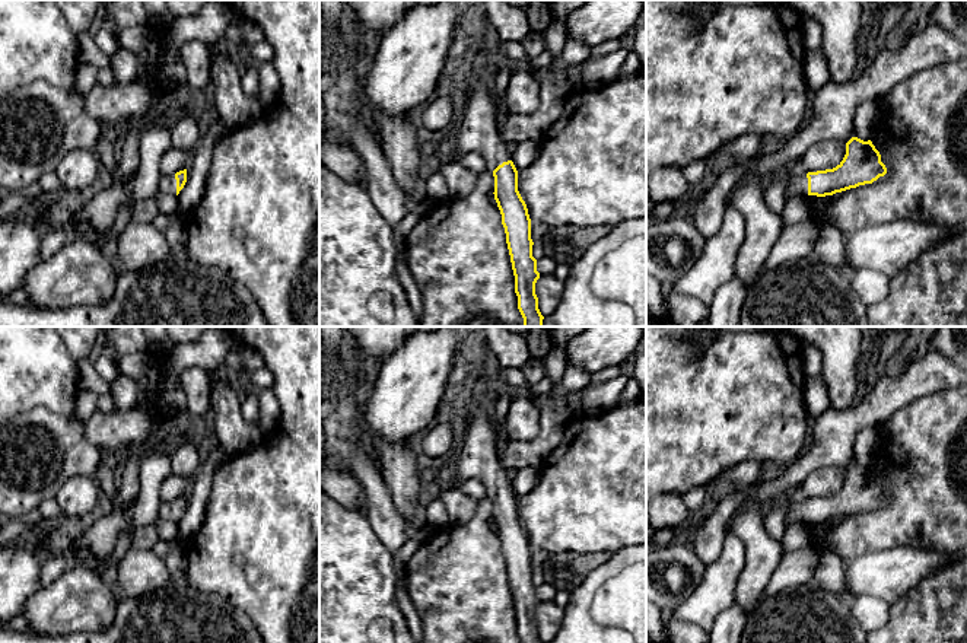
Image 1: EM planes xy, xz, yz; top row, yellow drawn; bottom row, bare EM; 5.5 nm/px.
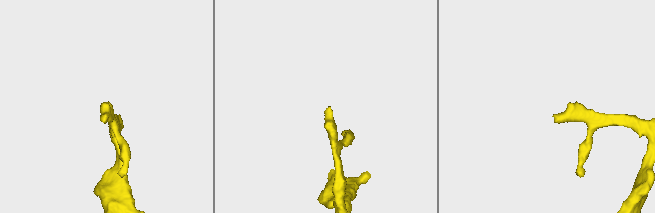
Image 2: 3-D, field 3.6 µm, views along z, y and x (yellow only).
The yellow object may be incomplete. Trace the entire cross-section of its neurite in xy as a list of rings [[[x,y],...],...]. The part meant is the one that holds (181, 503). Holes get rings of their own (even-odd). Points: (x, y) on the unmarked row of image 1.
[[[187,496],[176,499],[175,502],[160,503],[159,518],[178,522],[187,509]]]

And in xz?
[[[473,398],[467,408],[452,461],[455,478],[480,478],[486,486],[486,496],[494,503],[493,521],[506,560],[518,636],[522,643],[543,643],[535,621],[540,599],[532,583],[531,545],[518,518],[518,497],[506,468],[500,464],[497,430],[490,418],[490,407],[477,398]]]

